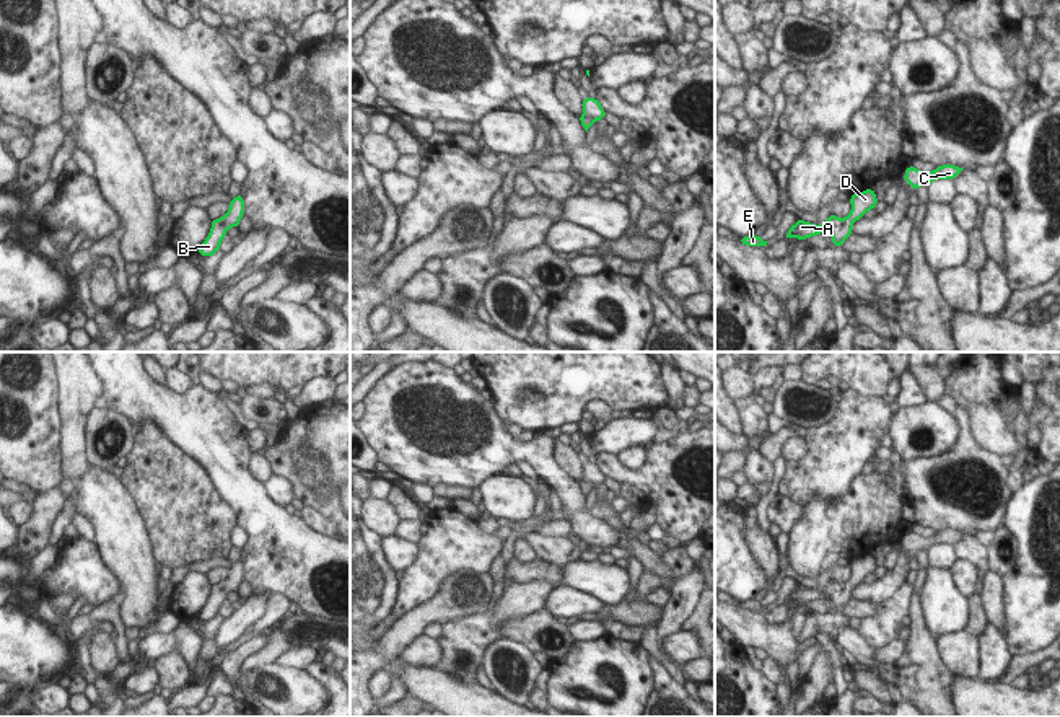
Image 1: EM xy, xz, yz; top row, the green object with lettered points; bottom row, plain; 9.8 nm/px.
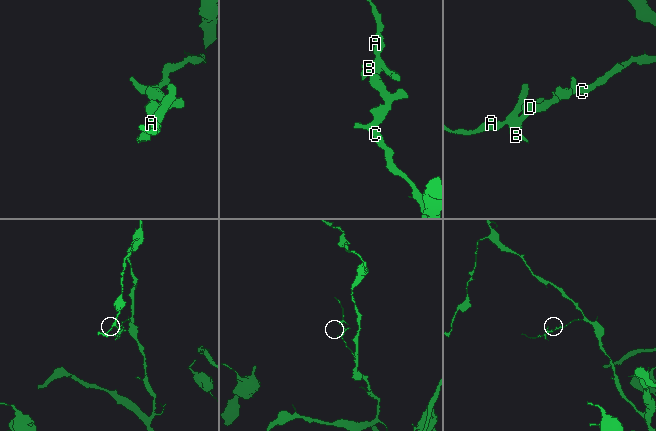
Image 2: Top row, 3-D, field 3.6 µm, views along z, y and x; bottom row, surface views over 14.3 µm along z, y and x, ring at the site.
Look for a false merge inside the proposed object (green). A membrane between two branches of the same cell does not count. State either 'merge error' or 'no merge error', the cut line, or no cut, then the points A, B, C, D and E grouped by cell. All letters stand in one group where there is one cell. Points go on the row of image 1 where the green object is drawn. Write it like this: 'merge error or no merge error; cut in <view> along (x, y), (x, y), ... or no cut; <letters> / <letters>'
no merge error; no cut; A B C D E

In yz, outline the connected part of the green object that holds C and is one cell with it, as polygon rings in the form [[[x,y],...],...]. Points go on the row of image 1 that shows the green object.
[[[944,165],[944,166],[938,166],[935,171],[931,173],[923,173],[920,169],[915,169],[913,166],[909,166],[905,169],[905,176],[904,179],[912,186],[912,189],[915,191],[920,186],[928,186],[930,183],[933,183],[935,179],[953,179],[957,174],[961,174],[964,168],[961,166],[953,166],[953,165]]]

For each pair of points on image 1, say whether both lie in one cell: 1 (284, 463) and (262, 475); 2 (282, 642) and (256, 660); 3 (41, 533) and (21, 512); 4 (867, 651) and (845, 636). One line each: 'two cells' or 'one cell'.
1: two cells
2: one cell
3: two cells
4: one cell

